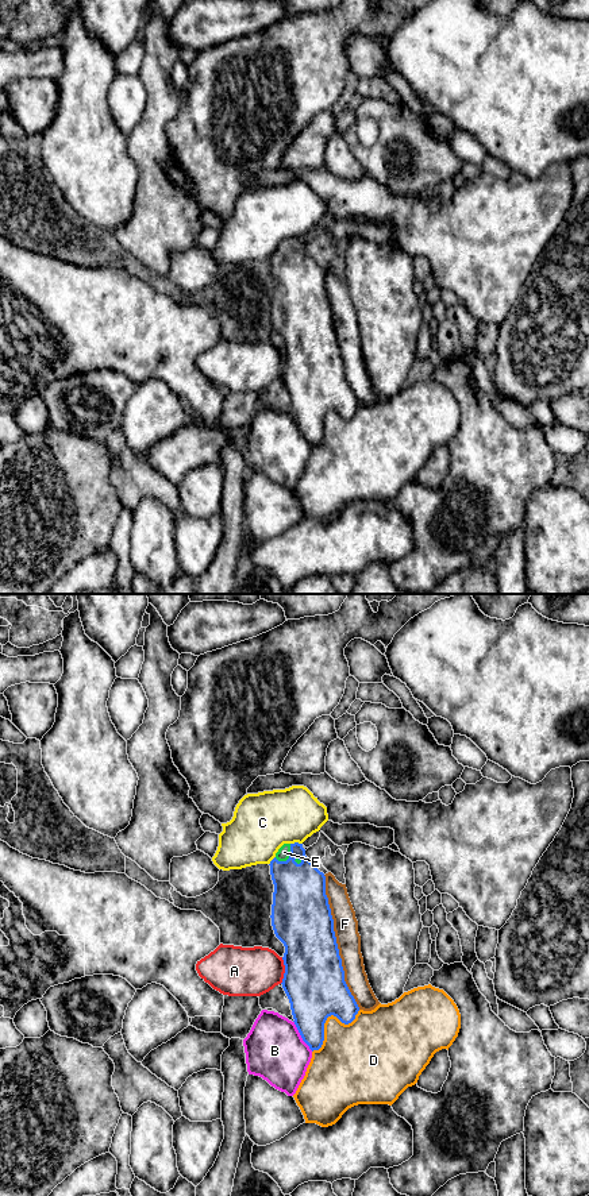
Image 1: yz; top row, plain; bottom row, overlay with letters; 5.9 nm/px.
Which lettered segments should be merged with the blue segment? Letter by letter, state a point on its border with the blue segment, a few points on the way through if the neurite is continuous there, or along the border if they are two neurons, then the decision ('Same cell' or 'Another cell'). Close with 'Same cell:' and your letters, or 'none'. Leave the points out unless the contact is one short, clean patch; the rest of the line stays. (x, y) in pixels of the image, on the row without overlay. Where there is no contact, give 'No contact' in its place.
A: Touches blue at yz (285, 366). Another cell
B: Touches blue at yz (300, 429). Another cell
C: Touches blue at yz (296, 238). Another cell
D: Touches blue at yz (326, 415). Another cell
E: Touches blue at yz (289, 251). Same cell
F: Touches blue at yz (335, 338). Another cell
Same cell: E

